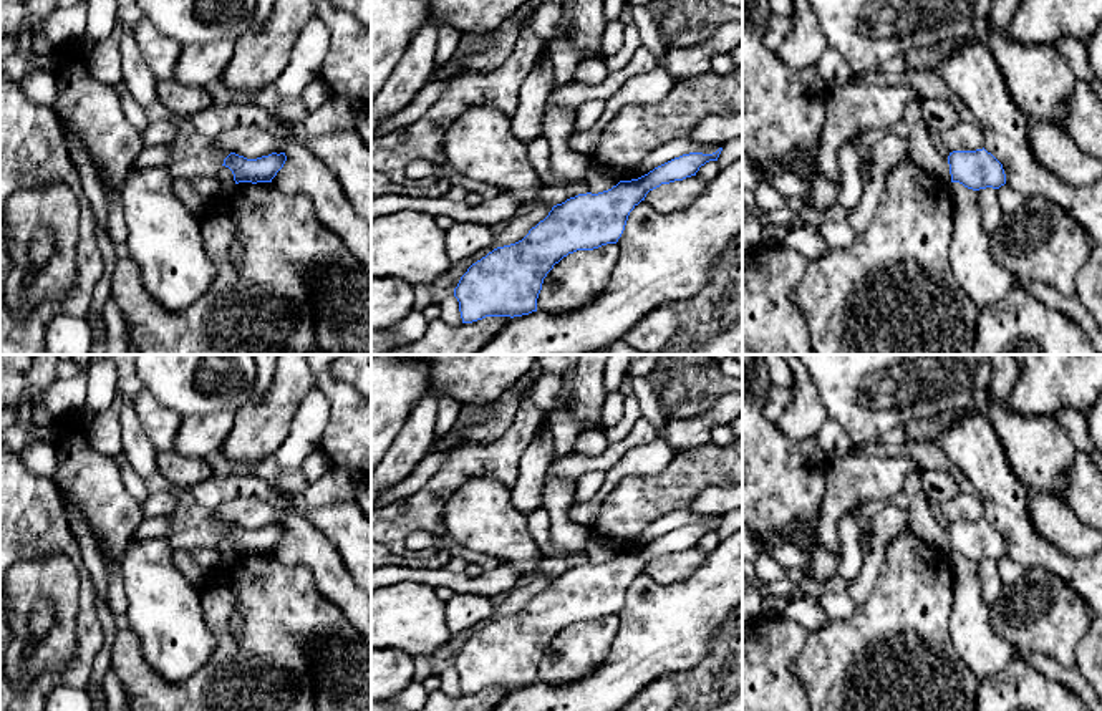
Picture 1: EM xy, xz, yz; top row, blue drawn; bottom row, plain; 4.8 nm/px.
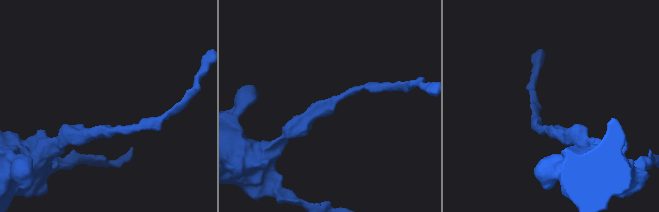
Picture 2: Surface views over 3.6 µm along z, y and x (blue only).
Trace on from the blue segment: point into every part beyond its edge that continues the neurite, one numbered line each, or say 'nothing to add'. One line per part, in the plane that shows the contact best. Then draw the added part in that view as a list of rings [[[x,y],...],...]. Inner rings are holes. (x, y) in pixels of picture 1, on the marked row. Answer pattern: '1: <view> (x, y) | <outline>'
nothing to add

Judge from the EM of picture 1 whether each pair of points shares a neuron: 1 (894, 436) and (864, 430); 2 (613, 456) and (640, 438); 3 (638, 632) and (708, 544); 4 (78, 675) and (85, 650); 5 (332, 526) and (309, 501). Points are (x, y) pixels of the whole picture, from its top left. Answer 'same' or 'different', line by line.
1: different
2: same
3: different
4: same
5: different

